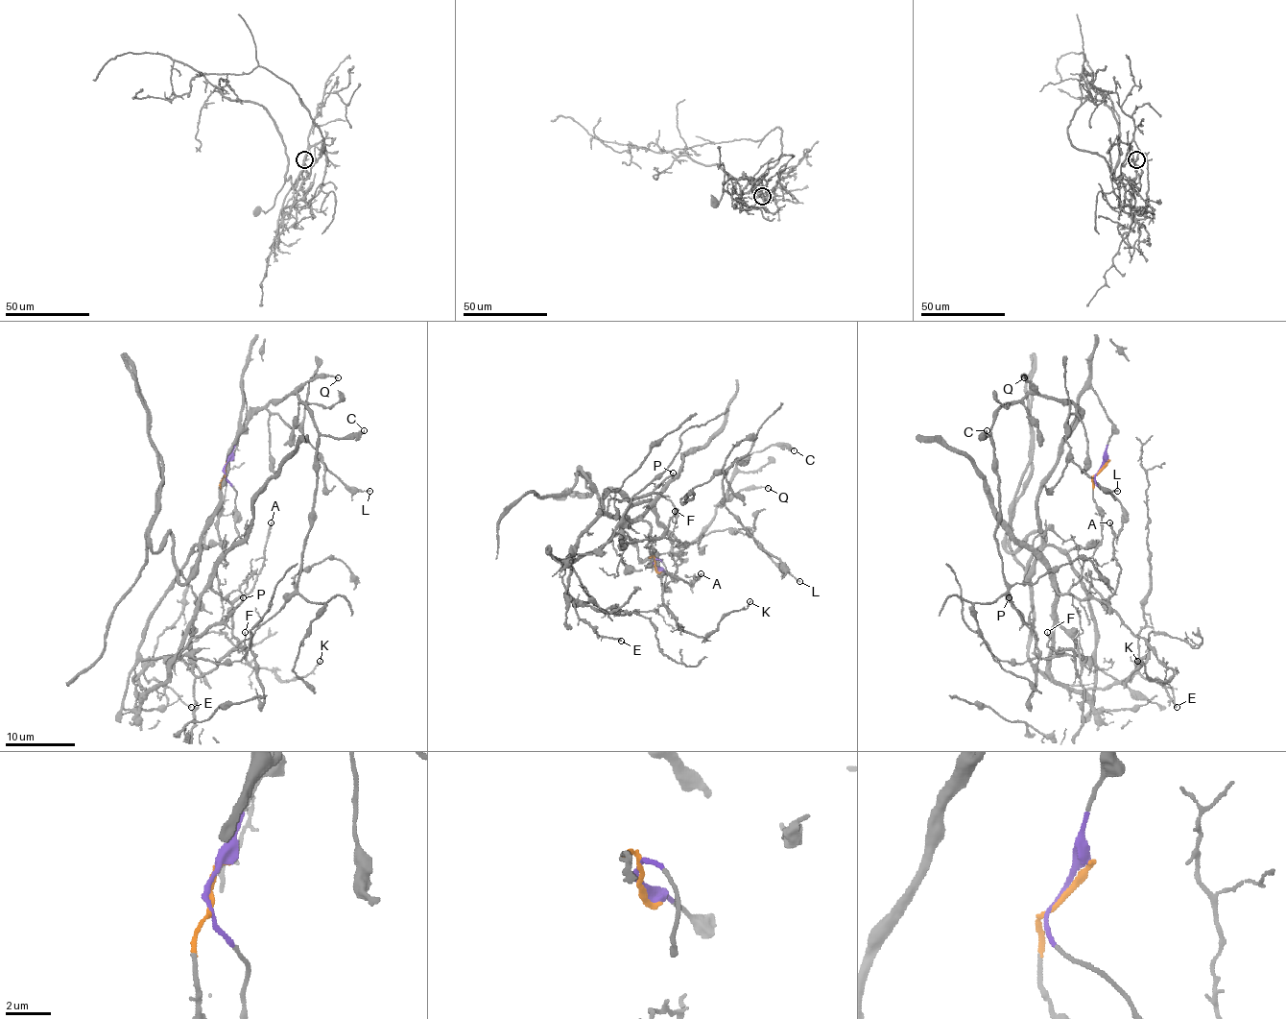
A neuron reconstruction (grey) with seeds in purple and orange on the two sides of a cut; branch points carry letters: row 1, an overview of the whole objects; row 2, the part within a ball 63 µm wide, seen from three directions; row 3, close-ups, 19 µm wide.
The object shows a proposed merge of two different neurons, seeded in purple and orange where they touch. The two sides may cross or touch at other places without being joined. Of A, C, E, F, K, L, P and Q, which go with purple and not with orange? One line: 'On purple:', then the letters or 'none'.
On purple: C, L, Q

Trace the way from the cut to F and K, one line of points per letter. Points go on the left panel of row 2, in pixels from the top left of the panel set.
F: (226, 468), (221, 593), (202, 594), (193, 673), (238, 652), (245, 631)
K: (226, 468), (217, 577), (223, 600), (231, 605), (231, 633), (253, 667), (281, 680), (300, 678), (320, 661)

